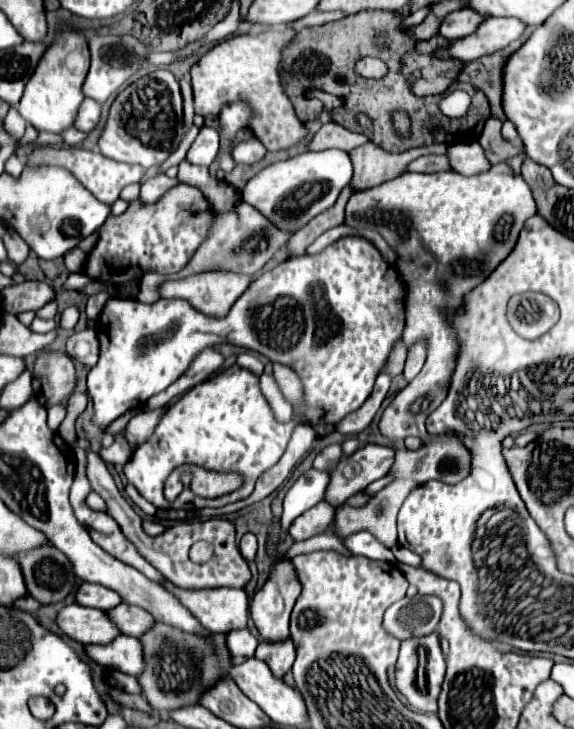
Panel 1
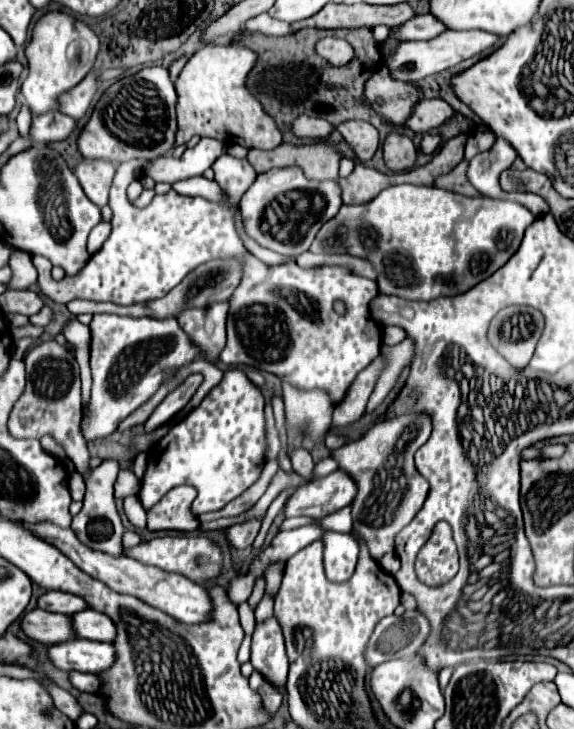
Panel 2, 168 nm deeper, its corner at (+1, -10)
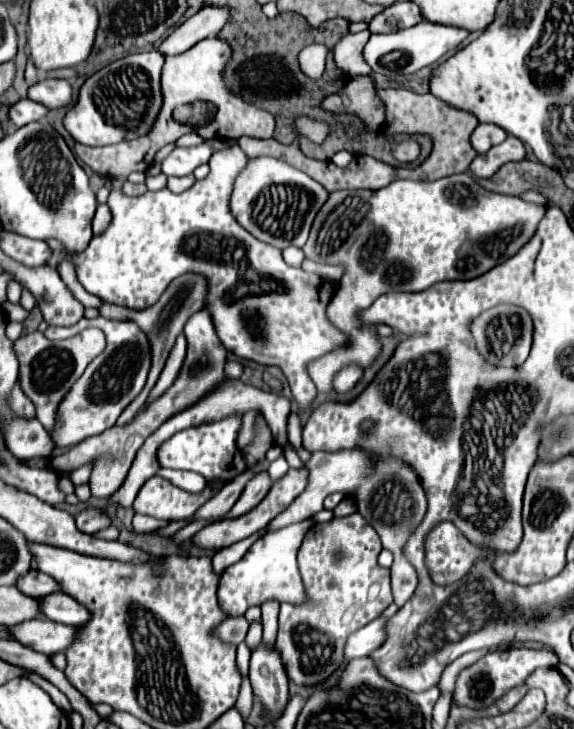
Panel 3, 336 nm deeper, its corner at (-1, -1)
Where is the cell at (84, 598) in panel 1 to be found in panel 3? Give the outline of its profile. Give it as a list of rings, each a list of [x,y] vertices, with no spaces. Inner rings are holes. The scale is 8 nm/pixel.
[[[28,571],[28,575],[24,575],[18,583],[18,589],[34,599],[52,595],[52,593],[60,593],[60,585],[56,583],[56,579],[52,579],[50,575],[44,575],[40,571]]]

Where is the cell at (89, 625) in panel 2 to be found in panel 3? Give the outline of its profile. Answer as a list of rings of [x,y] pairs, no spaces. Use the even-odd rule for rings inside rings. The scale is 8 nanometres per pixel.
[[[66,593],[60,595],[46,595],[40,599],[42,603],[42,615],[48,617],[50,621],[62,623],[62,625],[72,625],[72,627],[84,627],[90,619],[92,613],[78,603],[76,599],[72,599]]]

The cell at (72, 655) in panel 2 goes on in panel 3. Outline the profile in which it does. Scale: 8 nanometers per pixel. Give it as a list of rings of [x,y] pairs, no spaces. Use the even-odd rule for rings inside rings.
[[[34,619],[28,623],[20,623],[10,629],[14,639],[24,643],[26,647],[40,651],[48,657],[56,653],[66,653],[68,647],[76,641],[78,629],[52,623],[50,619]]]

